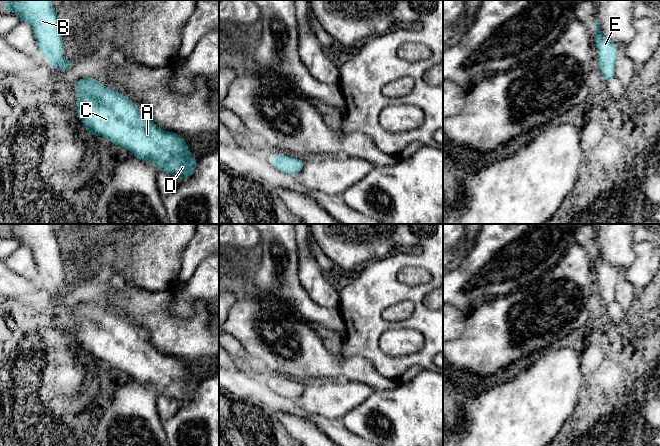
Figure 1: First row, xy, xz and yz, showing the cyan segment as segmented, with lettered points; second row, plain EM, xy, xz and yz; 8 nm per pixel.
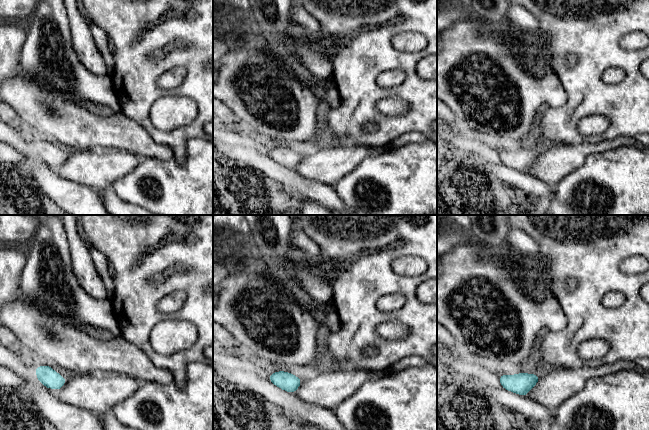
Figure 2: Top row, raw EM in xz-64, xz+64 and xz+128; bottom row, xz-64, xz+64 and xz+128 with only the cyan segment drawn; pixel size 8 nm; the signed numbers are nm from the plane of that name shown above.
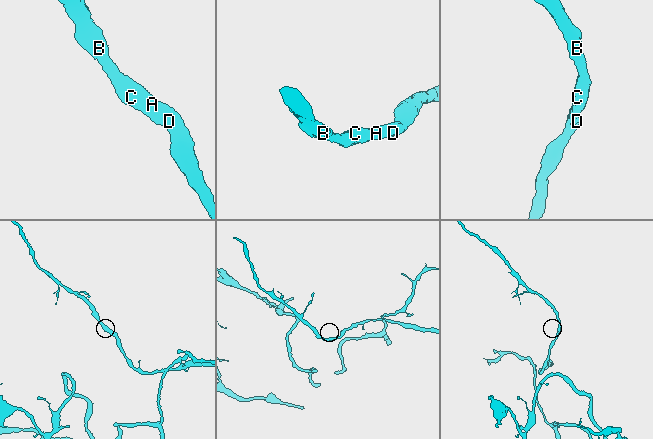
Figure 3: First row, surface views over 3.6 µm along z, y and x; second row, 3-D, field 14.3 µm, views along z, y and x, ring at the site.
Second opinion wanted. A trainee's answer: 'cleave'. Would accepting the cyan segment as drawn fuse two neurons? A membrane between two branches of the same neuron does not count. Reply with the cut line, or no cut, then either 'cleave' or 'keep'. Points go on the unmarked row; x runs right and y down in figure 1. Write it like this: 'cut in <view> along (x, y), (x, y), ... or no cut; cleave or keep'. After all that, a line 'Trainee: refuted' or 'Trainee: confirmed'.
no cut; keep
Trainee: refuted

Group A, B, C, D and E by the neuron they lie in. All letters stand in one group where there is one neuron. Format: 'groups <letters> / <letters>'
groups A B C D E

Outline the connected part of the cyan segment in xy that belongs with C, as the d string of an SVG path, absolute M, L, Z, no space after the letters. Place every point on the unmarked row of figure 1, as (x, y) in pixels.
M96 302L78 304L75 318L77 340L90 360L103 360L138 383L150 385L159 396L175 399L180 405L194 398L198 385L192 382L184 362L159 352L125 319L110 314Z

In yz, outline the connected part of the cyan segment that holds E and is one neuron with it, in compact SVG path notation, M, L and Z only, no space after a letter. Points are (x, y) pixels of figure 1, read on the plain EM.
M598 245L592 251L597 255L593 264L597 270L599 293L603 300L603 305L607 307L610 303L616 301L615 288L618 271L616 267L602 259Z

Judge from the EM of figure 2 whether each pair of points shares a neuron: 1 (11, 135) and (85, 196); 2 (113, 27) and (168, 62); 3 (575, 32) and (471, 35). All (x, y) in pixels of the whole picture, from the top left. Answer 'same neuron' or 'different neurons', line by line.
1: same neuron
2: same neuron
3: different neurons

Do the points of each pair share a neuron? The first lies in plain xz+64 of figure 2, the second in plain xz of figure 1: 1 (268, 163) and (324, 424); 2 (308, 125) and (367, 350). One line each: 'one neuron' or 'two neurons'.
1: one neuron
2: two neurons

